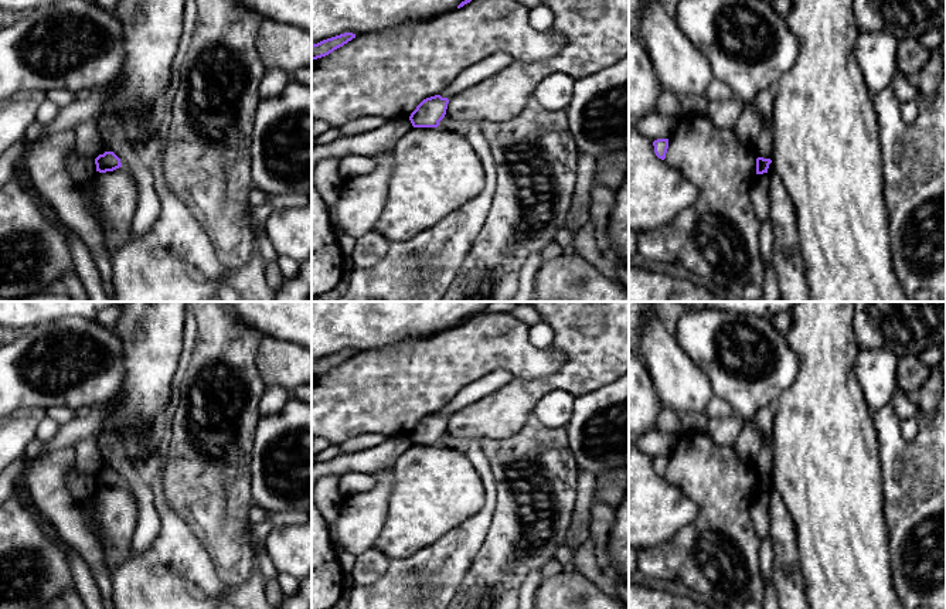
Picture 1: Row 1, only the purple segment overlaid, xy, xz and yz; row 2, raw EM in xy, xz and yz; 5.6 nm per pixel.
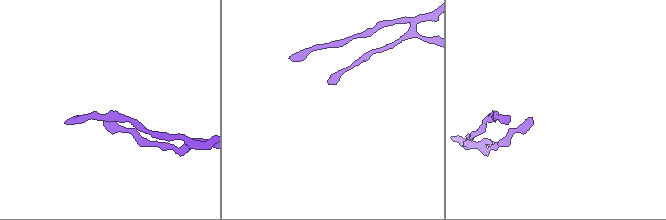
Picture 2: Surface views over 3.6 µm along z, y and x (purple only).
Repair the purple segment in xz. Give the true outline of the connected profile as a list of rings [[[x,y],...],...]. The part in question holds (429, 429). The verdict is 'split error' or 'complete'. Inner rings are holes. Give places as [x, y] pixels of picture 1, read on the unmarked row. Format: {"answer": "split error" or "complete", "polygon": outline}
{"answer": "complete", "polygon": [[[435,412],[423,416],[411,431],[409,438],[414,445],[438,445],[445,435],[449,416]]]}

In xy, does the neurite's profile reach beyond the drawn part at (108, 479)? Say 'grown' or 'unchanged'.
unchanged

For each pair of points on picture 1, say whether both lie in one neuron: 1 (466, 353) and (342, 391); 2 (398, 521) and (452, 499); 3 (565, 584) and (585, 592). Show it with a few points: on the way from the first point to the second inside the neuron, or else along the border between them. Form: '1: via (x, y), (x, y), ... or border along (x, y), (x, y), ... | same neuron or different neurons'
1: via (435, 368), (388, 391), (373, 391) | same neuron
2: via (411, 519), (431, 499), (439, 499) | same neuron
3: via (570, 588), (574, 592), (581, 592) | same neuron

